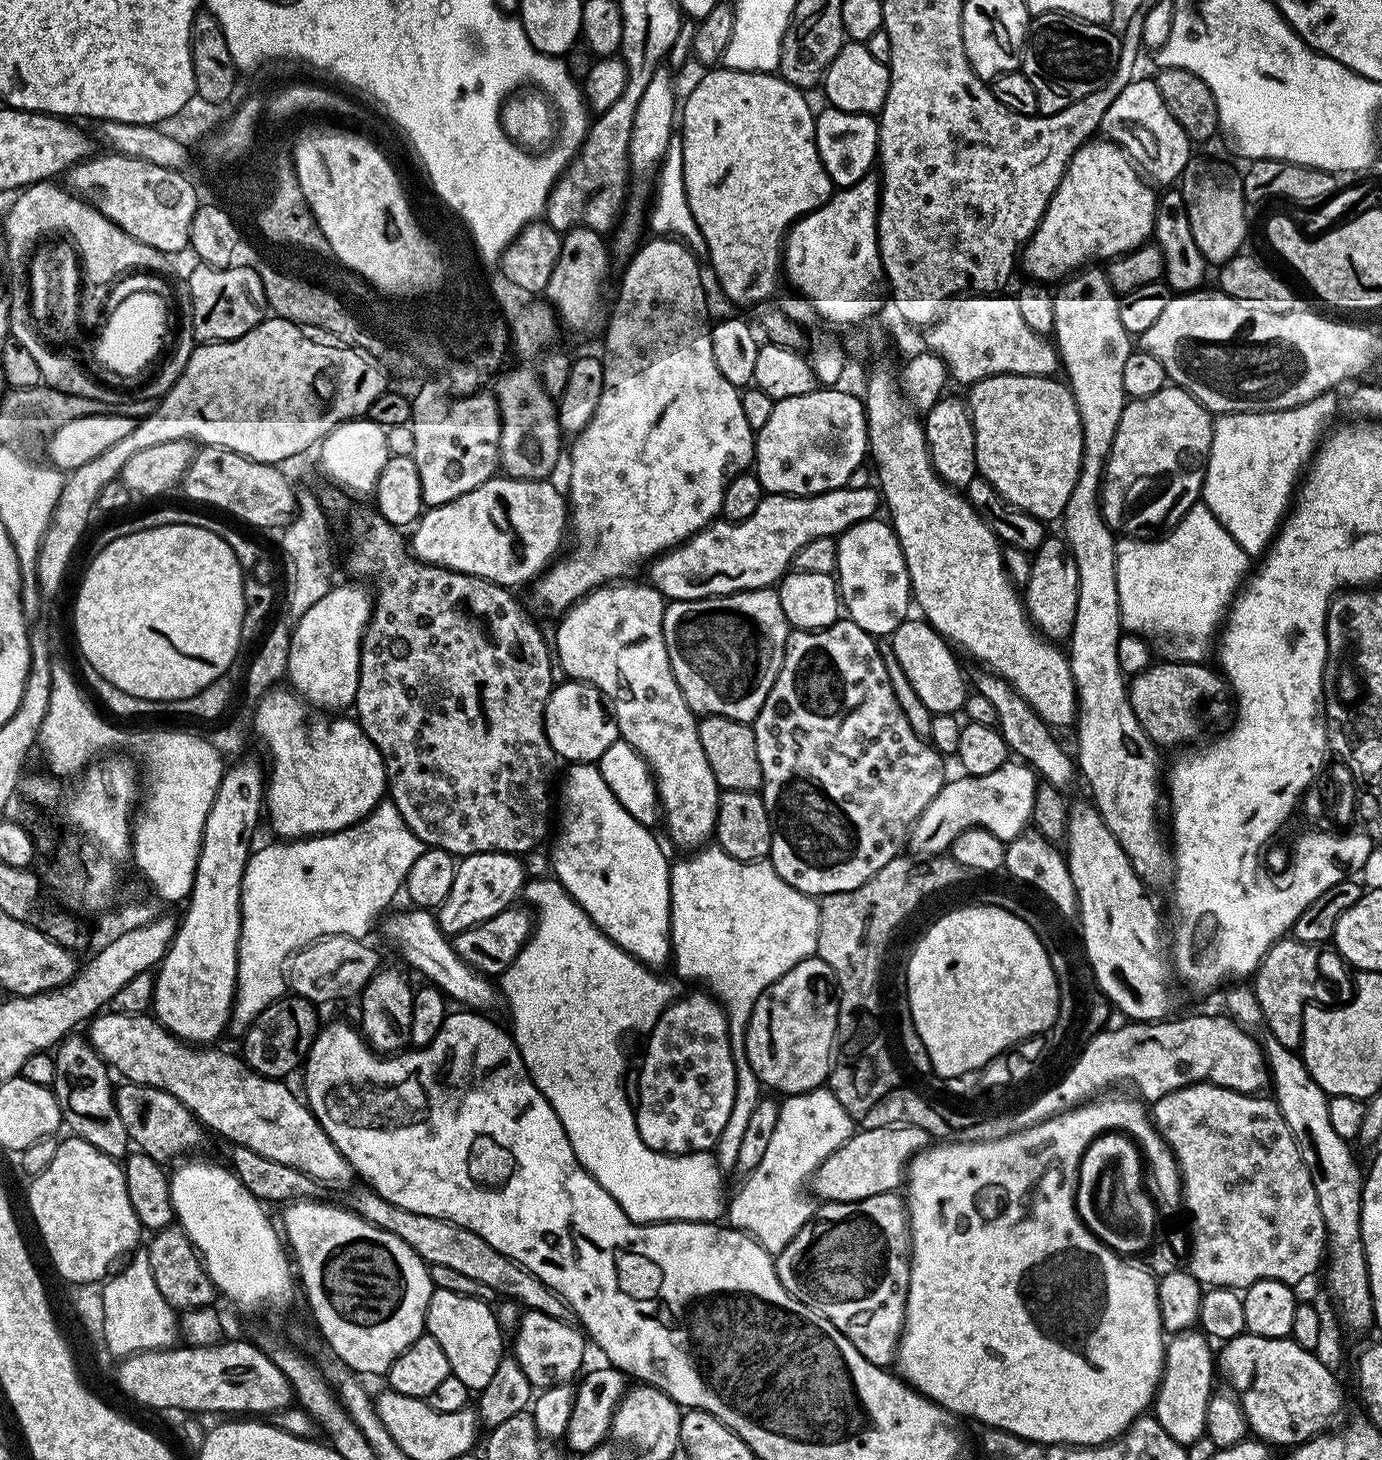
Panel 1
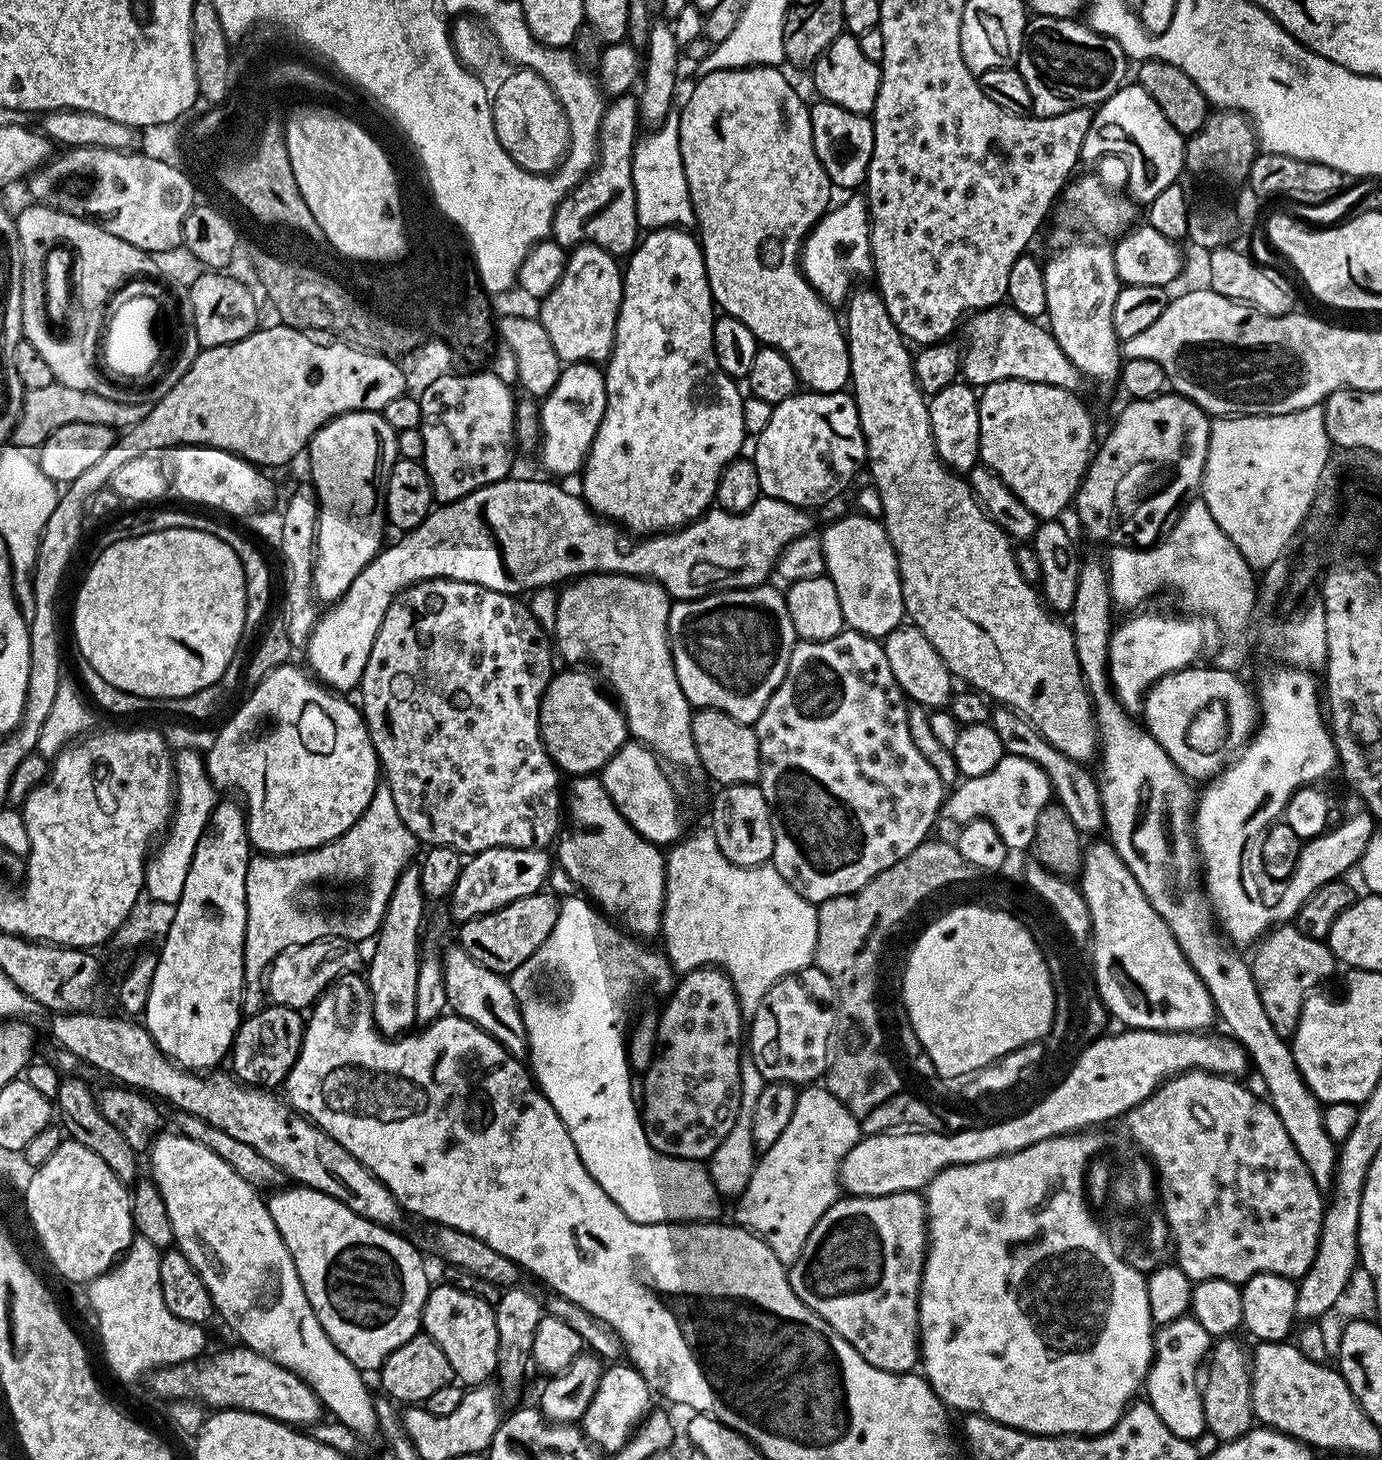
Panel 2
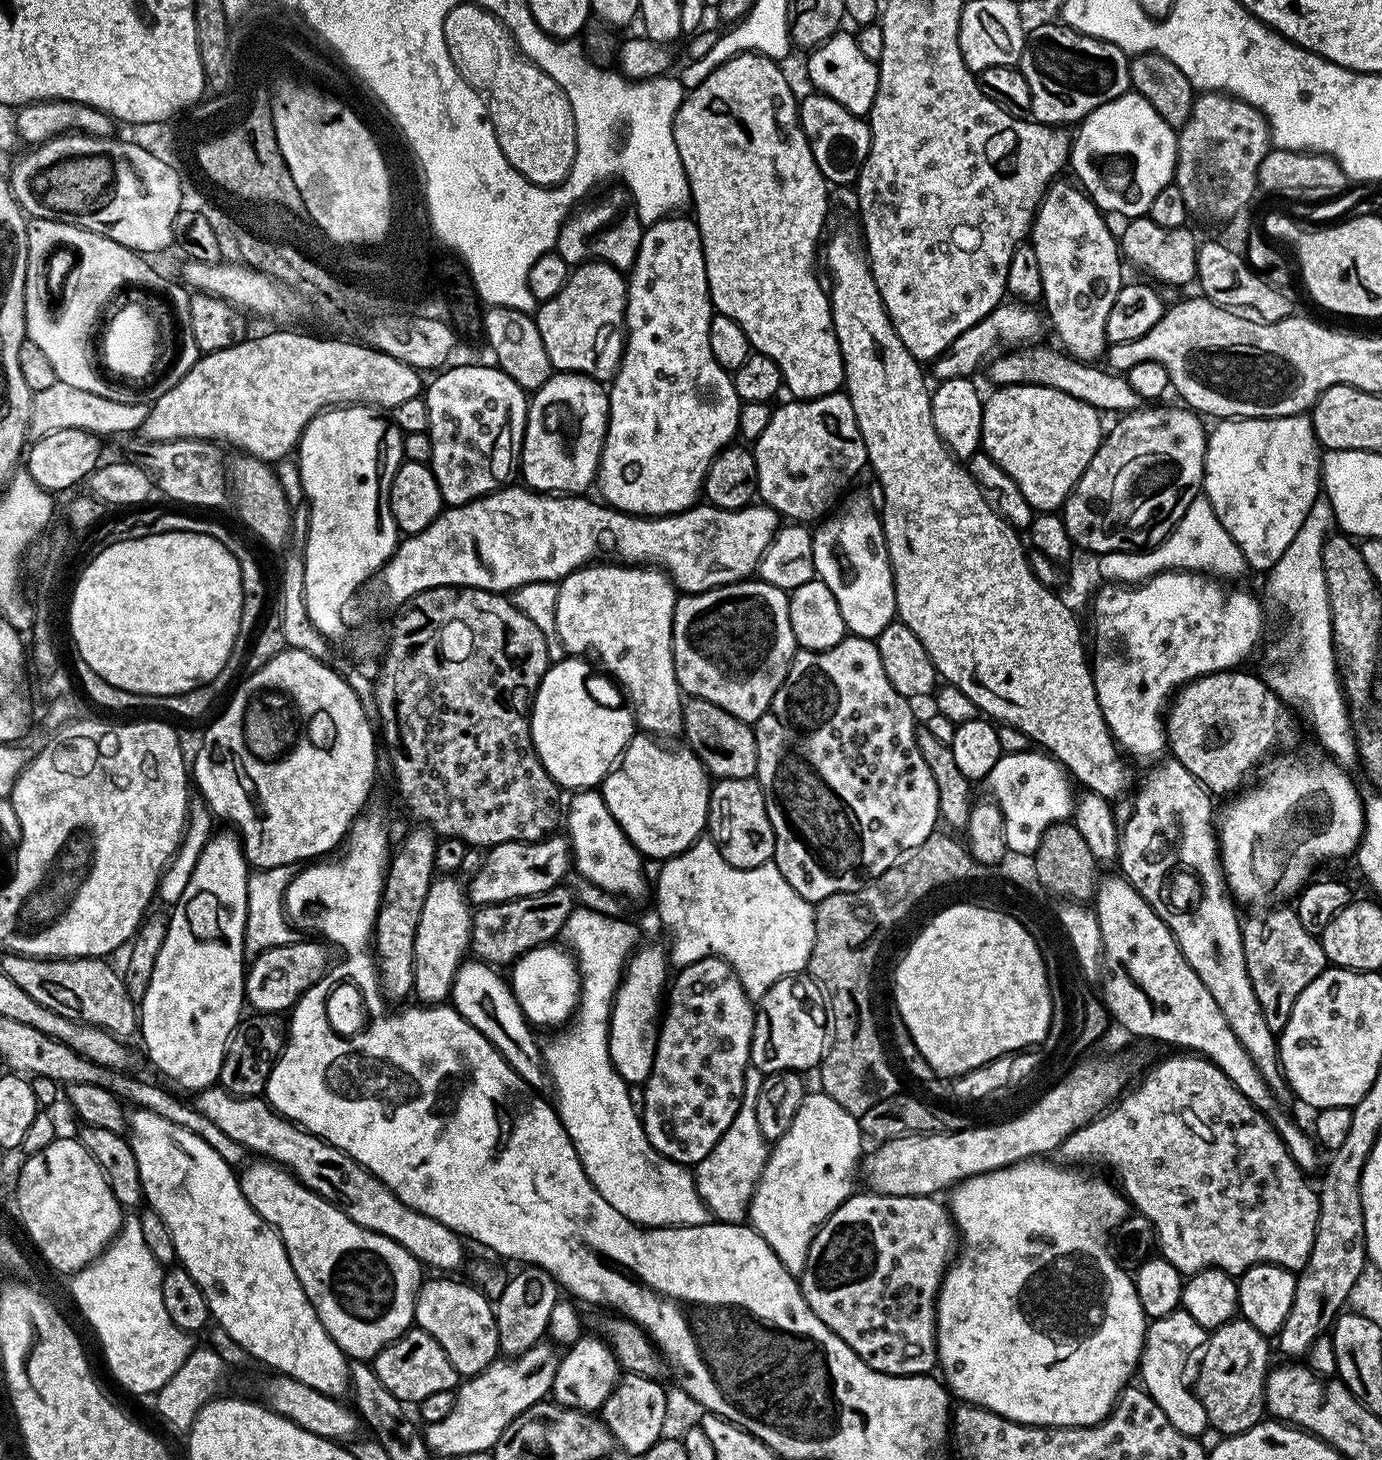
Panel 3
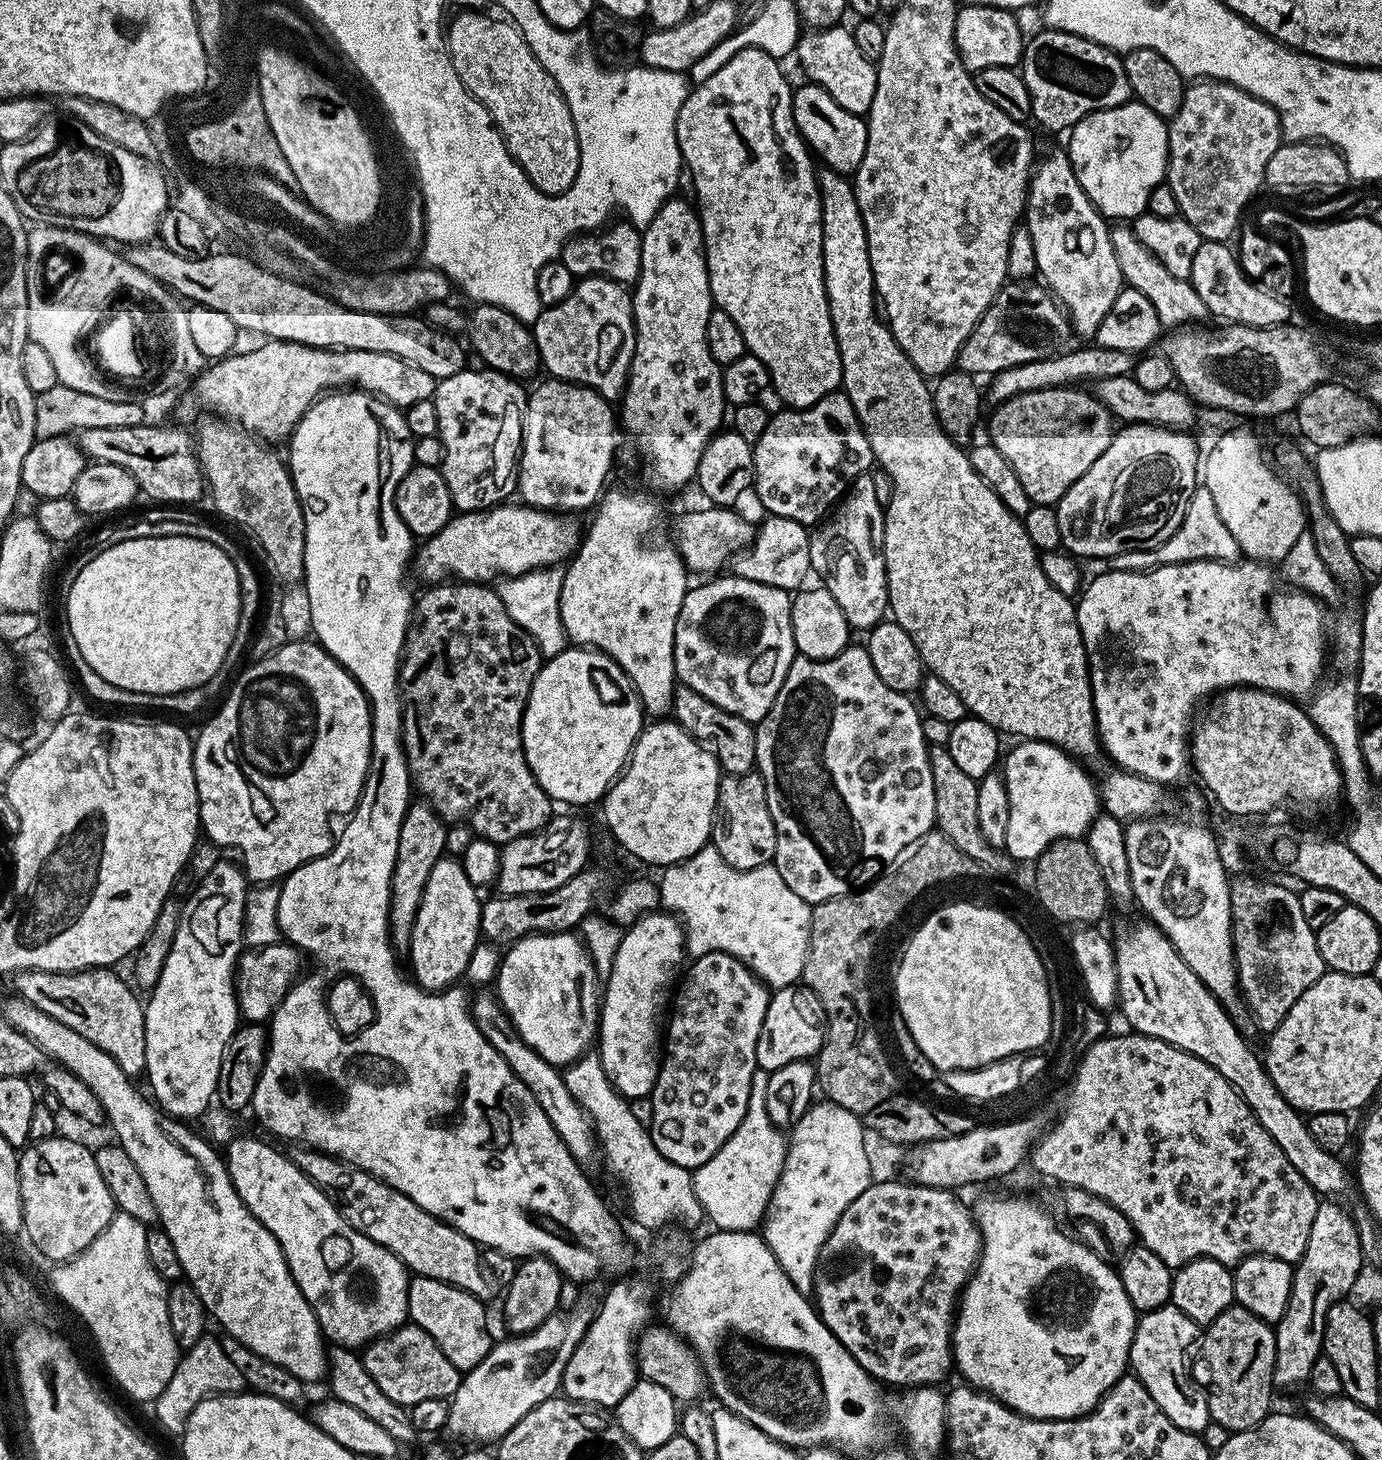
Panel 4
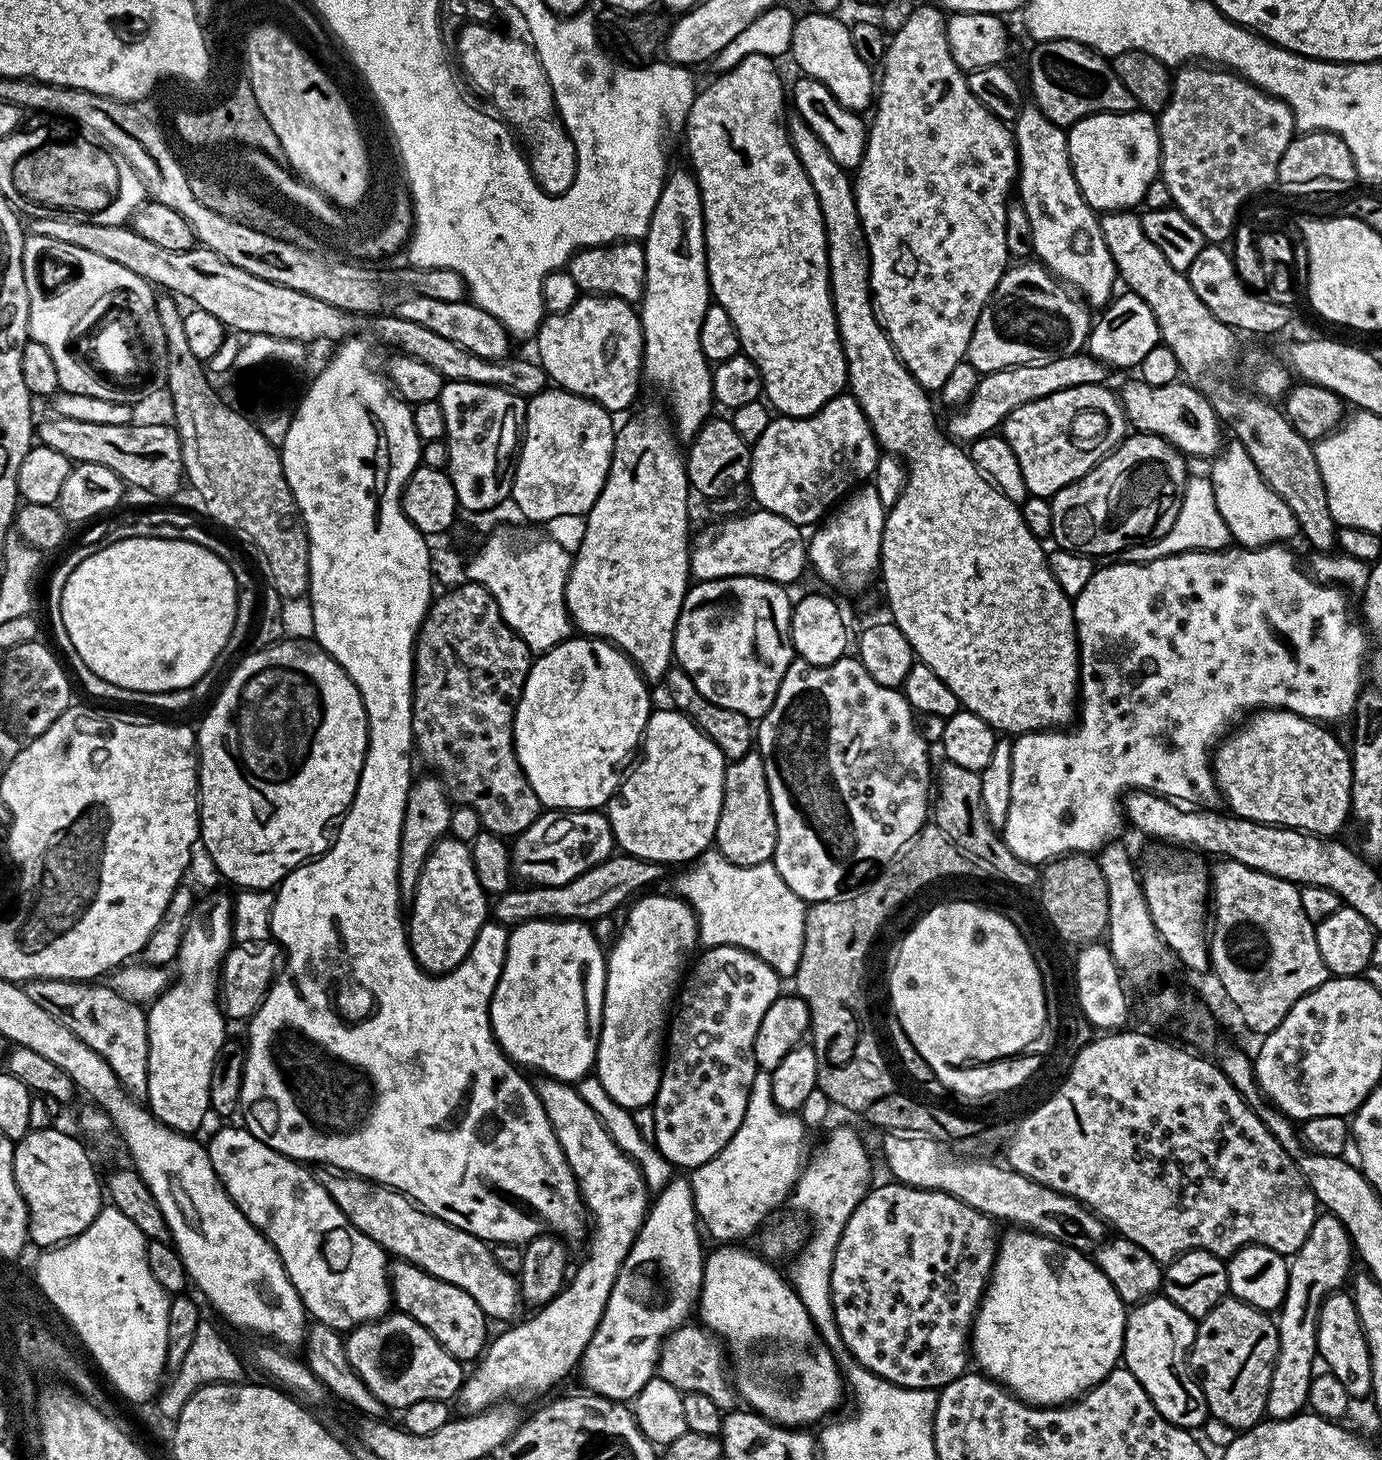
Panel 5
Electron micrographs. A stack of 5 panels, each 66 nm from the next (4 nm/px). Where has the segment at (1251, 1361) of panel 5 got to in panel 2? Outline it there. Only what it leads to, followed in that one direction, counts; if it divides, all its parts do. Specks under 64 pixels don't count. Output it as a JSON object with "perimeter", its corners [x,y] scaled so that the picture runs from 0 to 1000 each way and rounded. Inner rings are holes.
{"perimeter":[[[883,916],[879,918],[873,935],[874,943],[870,945],[871,957],[871,977],[884,988],[897,986],[906,980],[906,938],[904,929],[894,916]],[[877,932],[877,935],[876,934]],[[875,936],[875,937],[874,937]]]}

